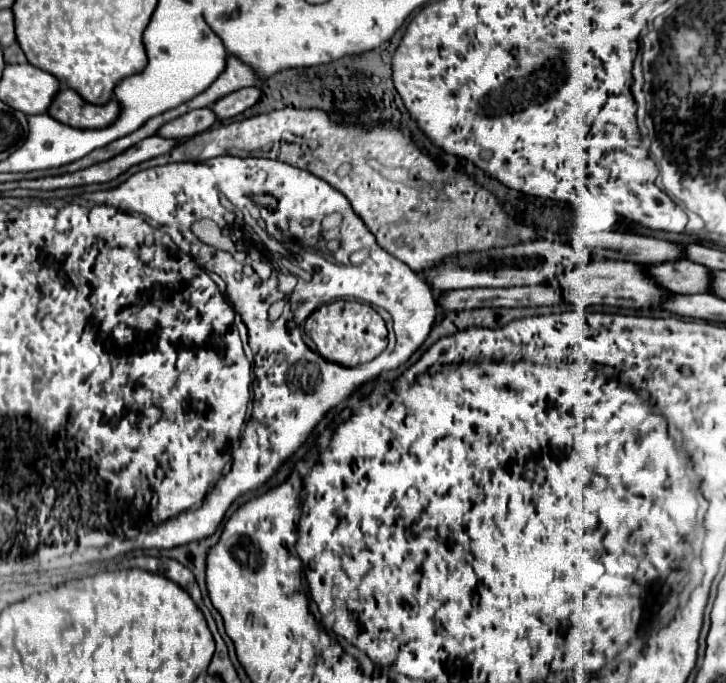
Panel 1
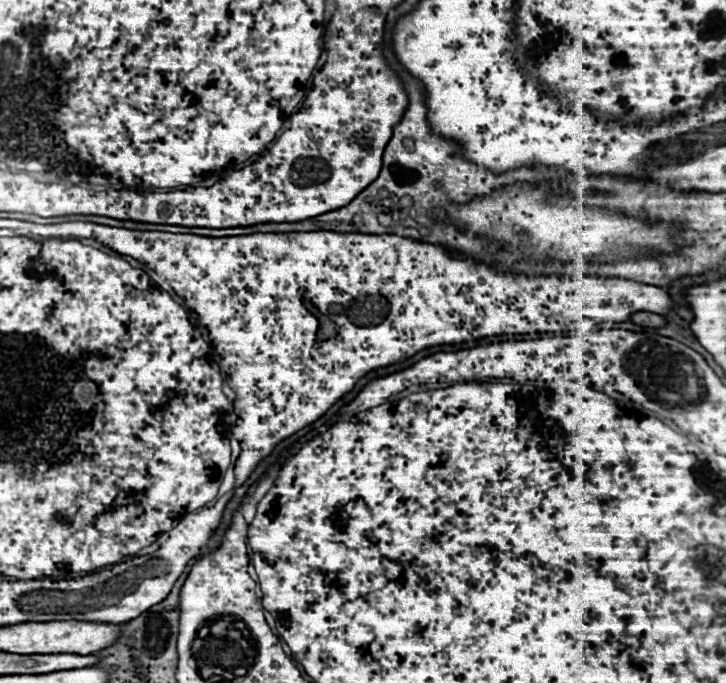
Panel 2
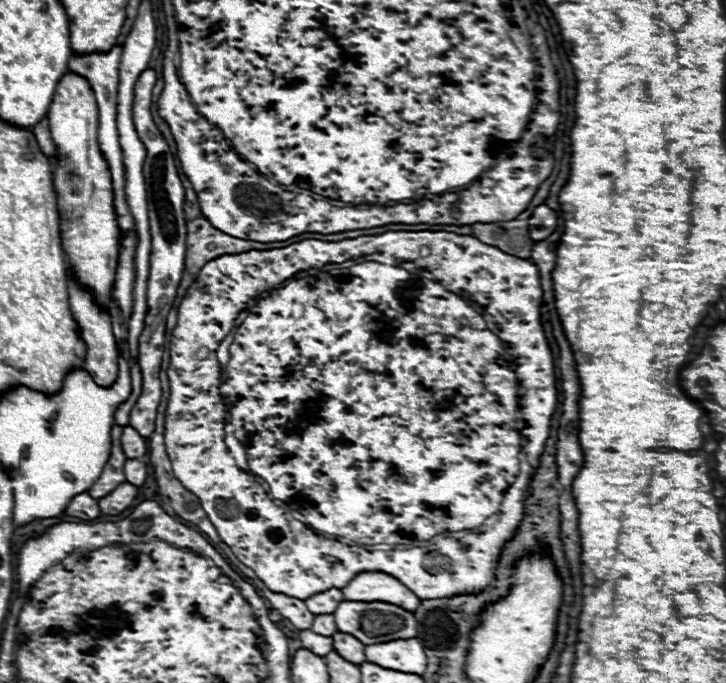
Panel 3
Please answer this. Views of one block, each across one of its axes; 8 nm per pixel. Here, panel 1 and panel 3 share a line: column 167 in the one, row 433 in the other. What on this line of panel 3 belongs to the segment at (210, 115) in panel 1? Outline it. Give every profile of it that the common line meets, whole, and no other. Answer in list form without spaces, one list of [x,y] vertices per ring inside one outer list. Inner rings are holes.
[[[126,426],[124,434],[122,434],[122,450],[124,450],[124,454],[128,458],[142,460],[148,454],[148,442],[134,428]]]

